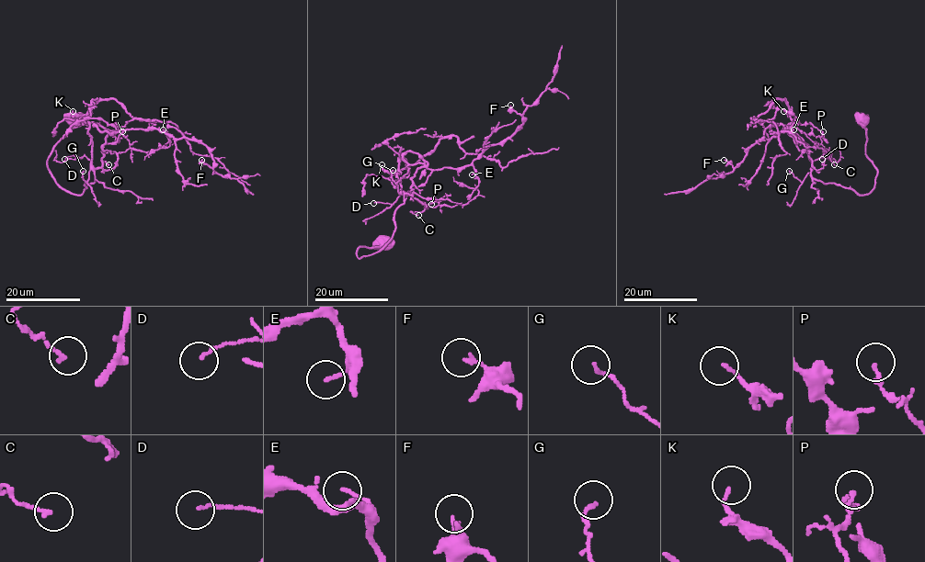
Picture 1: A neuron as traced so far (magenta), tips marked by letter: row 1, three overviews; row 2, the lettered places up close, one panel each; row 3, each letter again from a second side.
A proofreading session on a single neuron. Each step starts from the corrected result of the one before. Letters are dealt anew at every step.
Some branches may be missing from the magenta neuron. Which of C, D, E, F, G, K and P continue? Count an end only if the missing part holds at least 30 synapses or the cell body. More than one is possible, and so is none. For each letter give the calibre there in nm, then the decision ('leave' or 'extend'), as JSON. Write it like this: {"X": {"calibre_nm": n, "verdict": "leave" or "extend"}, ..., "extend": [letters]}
{"C": {"calibre_nm": 150, "verdict": "leave"}, "D": {"calibre_nm": 110, "verdict": "leave"}, "E": {"calibre_nm": 140, "verdict": "leave"}, "F": {"calibre_nm": 140, "verdict": "leave"}, "G": {"calibre_nm": 120, "verdict": "leave"}, "K": {"calibre_nm": 120, "verdict": "leave"}, "P": {"calibre_nm": 160, "verdict": "leave"}, "extend": []}

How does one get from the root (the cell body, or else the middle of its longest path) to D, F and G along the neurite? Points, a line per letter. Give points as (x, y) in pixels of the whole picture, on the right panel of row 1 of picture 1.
D: (862, 120), (866, 155), (877, 171), (868, 194), (816, 180), (811, 167), (822, 159)
F: (862, 120), (877, 171), (868, 194), (816, 180), (812, 159), (788, 129), (757, 140), (735, 167), (724, 160)
G: (862, 120), (866, 155), (877, 171), (868, 194), (816, 180), (813, 170), (802, 182), (789, 171)

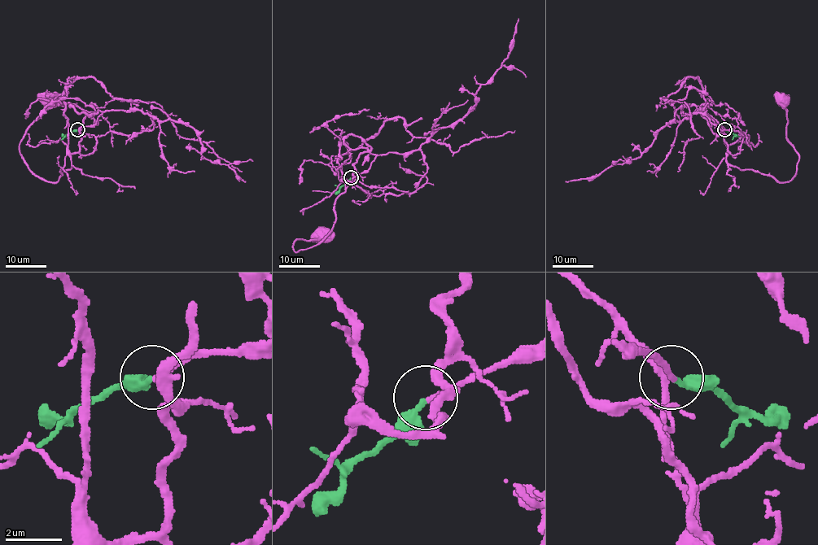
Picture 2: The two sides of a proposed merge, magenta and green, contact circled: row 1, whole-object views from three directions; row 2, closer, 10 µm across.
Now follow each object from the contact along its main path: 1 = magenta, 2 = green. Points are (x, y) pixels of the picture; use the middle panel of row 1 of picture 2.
1: (352, 178), (375, 154), (363, 151), (352, 182), (344, 179), (332, 229), (293, 248), (324, 236)
2: (352, 178), (335, 194)

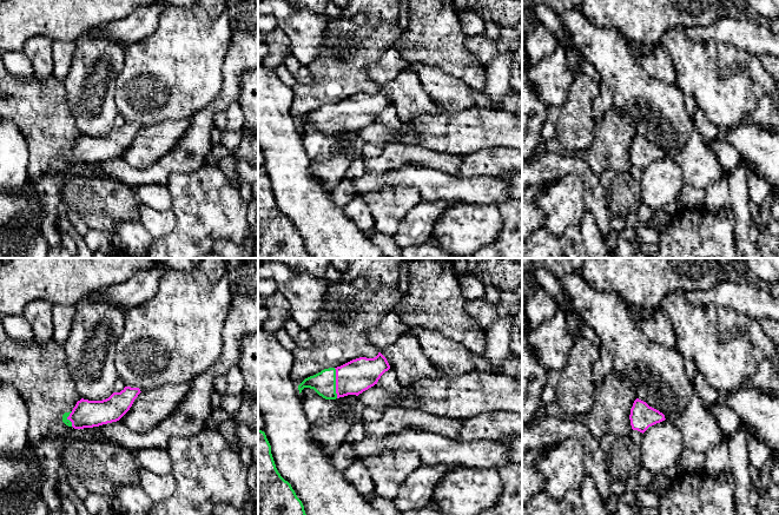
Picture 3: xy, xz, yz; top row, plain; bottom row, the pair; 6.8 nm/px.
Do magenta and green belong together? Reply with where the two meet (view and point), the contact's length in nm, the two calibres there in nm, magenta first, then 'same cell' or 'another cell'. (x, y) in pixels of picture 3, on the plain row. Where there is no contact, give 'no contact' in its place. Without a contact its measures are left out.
xz (336, 119) | 200 nm | 220/160 nm | same cell

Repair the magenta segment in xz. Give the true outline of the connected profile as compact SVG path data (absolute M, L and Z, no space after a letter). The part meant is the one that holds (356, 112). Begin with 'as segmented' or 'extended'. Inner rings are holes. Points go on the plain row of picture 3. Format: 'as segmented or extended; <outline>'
extended; M378 88L374 94L359 93L352 95L341 103L324 105L321 108L305 114L299 121L299 130L304 124L313 125L319 132L325 136L336 136L348 131L358 132L363 127L377 120L381 112L390 105L387 94Z

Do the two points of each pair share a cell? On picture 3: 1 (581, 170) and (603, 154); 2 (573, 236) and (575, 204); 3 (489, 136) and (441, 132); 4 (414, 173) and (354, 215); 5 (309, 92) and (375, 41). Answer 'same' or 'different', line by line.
1: different
2: different
3: same
4: different
5: same

